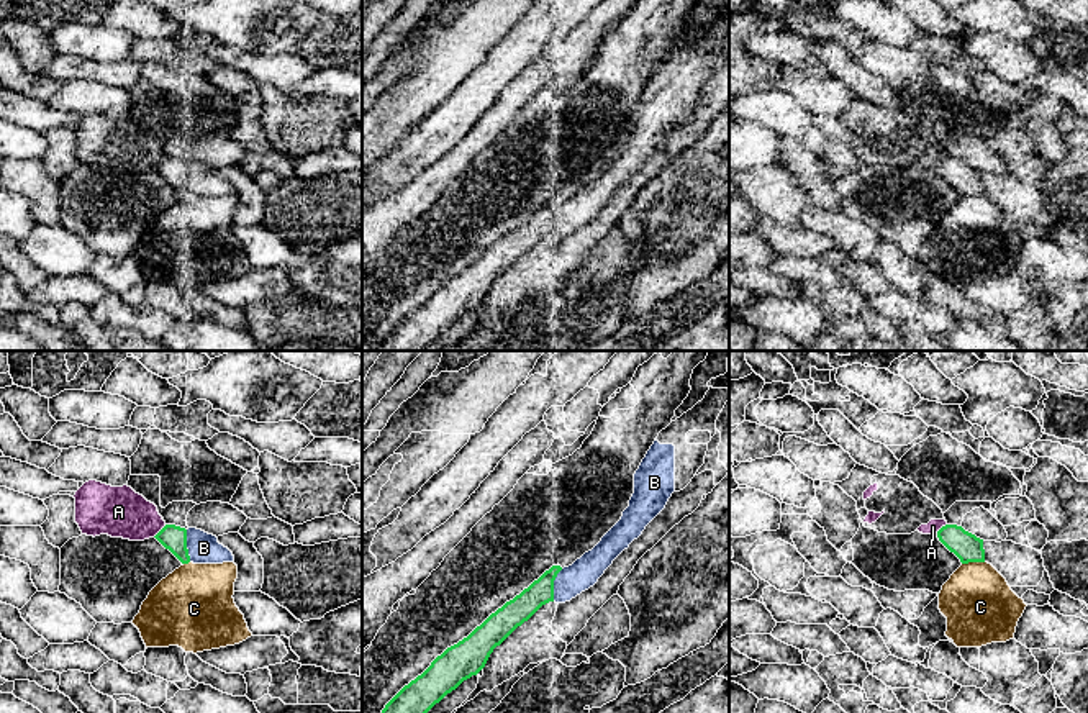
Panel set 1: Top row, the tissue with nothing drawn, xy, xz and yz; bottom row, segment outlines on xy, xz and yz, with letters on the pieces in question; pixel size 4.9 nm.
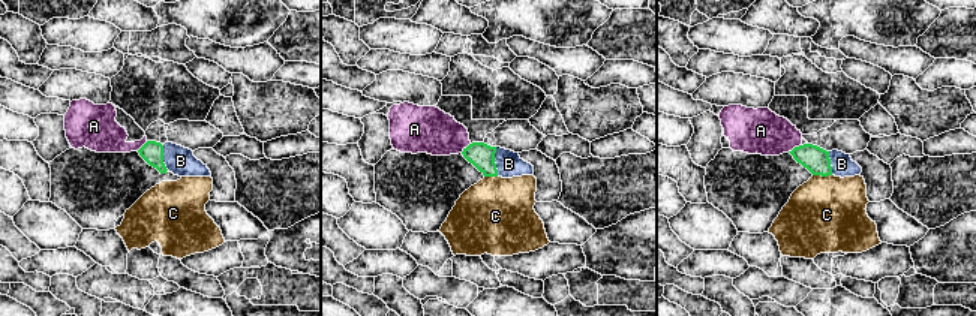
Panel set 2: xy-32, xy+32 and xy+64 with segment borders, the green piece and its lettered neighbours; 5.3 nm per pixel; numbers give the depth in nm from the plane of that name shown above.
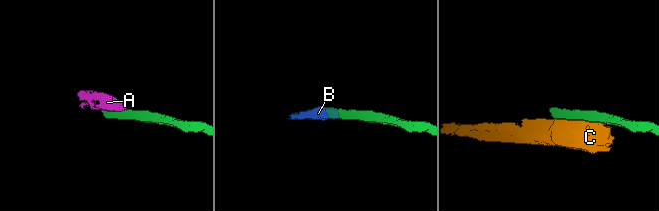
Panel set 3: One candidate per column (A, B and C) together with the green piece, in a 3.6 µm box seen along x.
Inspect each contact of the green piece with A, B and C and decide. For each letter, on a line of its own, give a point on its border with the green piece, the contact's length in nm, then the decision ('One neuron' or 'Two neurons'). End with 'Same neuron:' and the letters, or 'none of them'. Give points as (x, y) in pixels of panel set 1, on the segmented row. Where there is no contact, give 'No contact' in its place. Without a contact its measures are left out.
A: Touches green at xy (161, 530). Shared border 90 nm. Two neurons
B: Touches green at xy (185, 546). Shared border 160 nm. One neuron
C: Touches green at yz (972, 561). Shared border 110 nm. Two neurons
Same neuron: B

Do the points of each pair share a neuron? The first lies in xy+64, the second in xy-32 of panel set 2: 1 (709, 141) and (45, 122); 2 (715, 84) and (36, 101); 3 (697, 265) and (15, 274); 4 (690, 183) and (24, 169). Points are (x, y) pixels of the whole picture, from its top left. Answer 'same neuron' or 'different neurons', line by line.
1: same neuron
2: different neurons
3: different neurons
4: same neuron

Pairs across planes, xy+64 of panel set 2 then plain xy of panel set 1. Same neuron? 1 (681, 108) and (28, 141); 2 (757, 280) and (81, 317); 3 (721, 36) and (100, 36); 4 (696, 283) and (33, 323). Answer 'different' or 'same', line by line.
1: different
2: different
3: same
4: different

